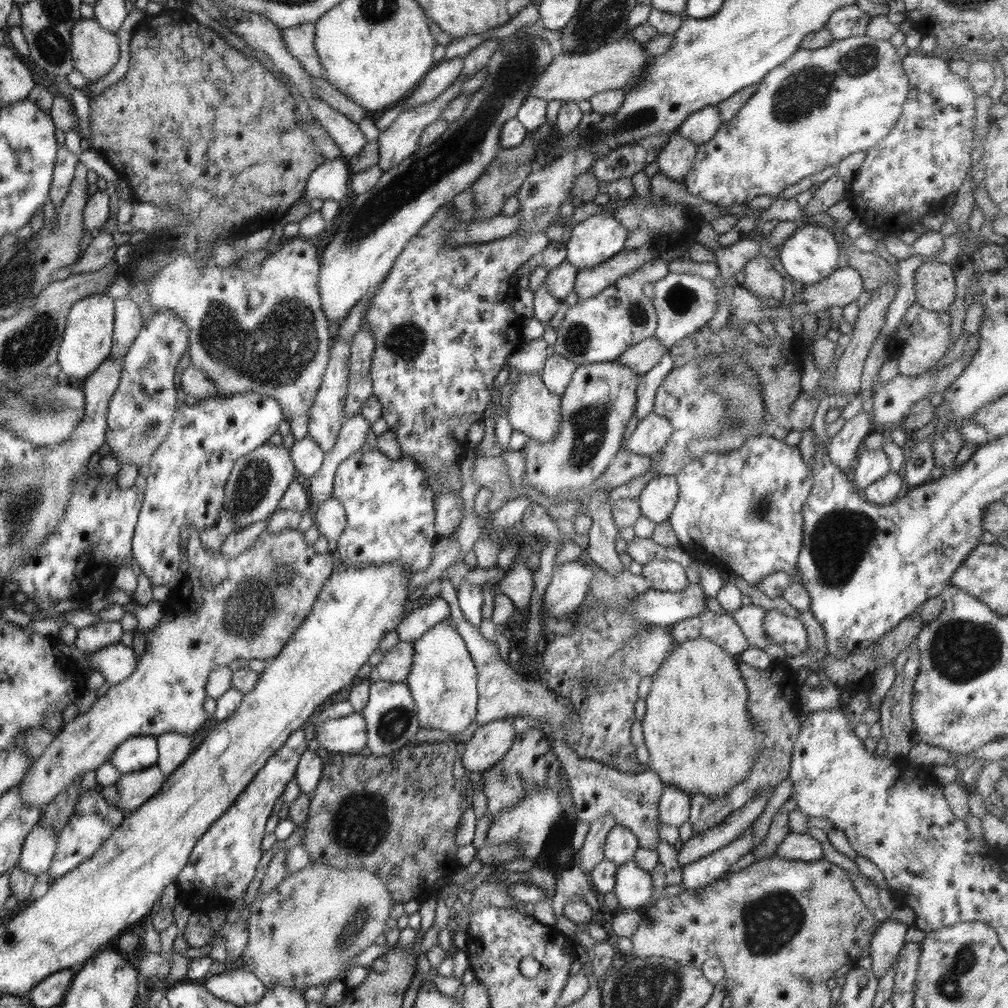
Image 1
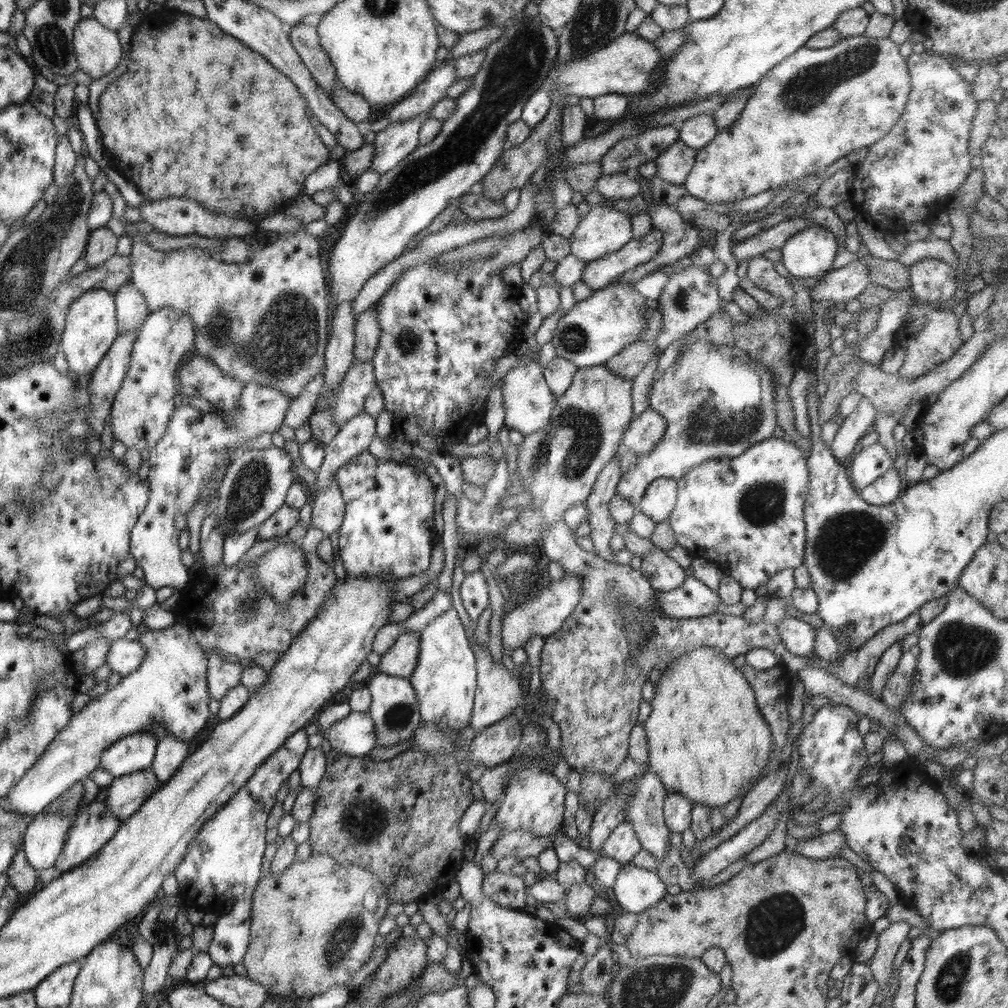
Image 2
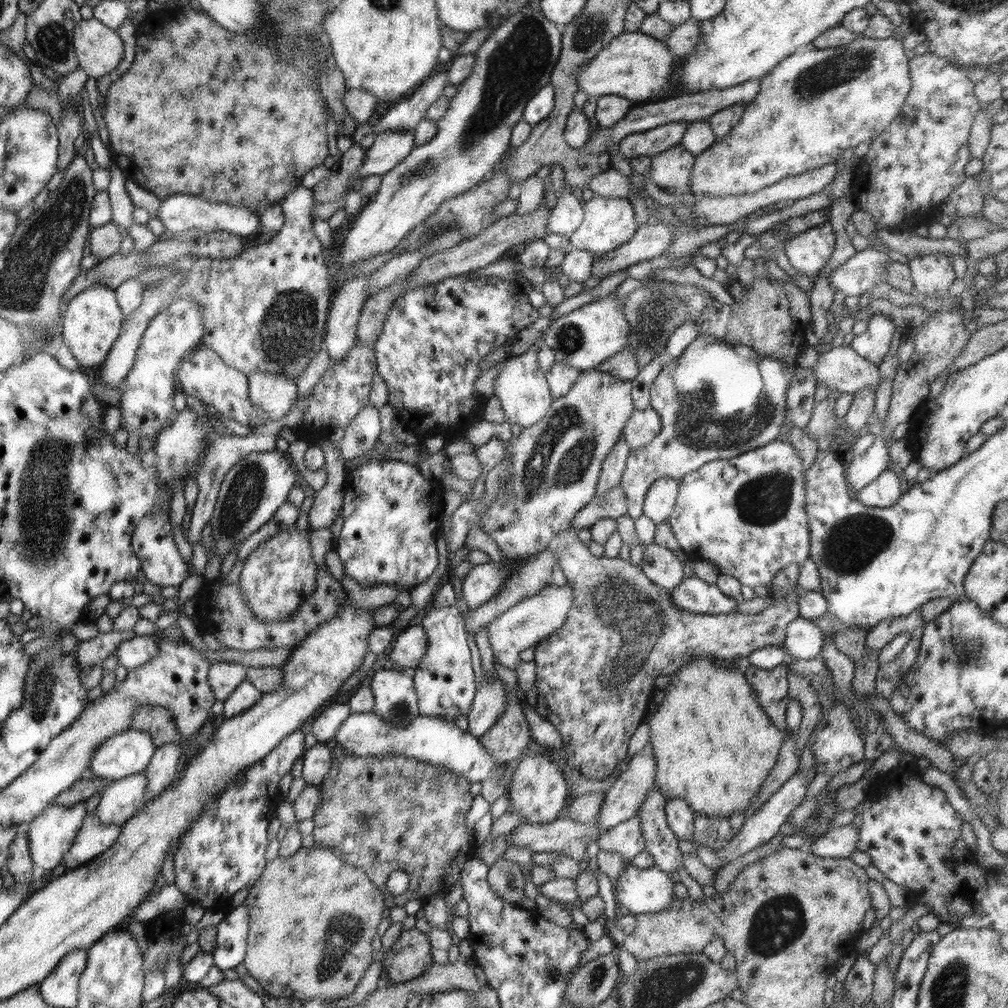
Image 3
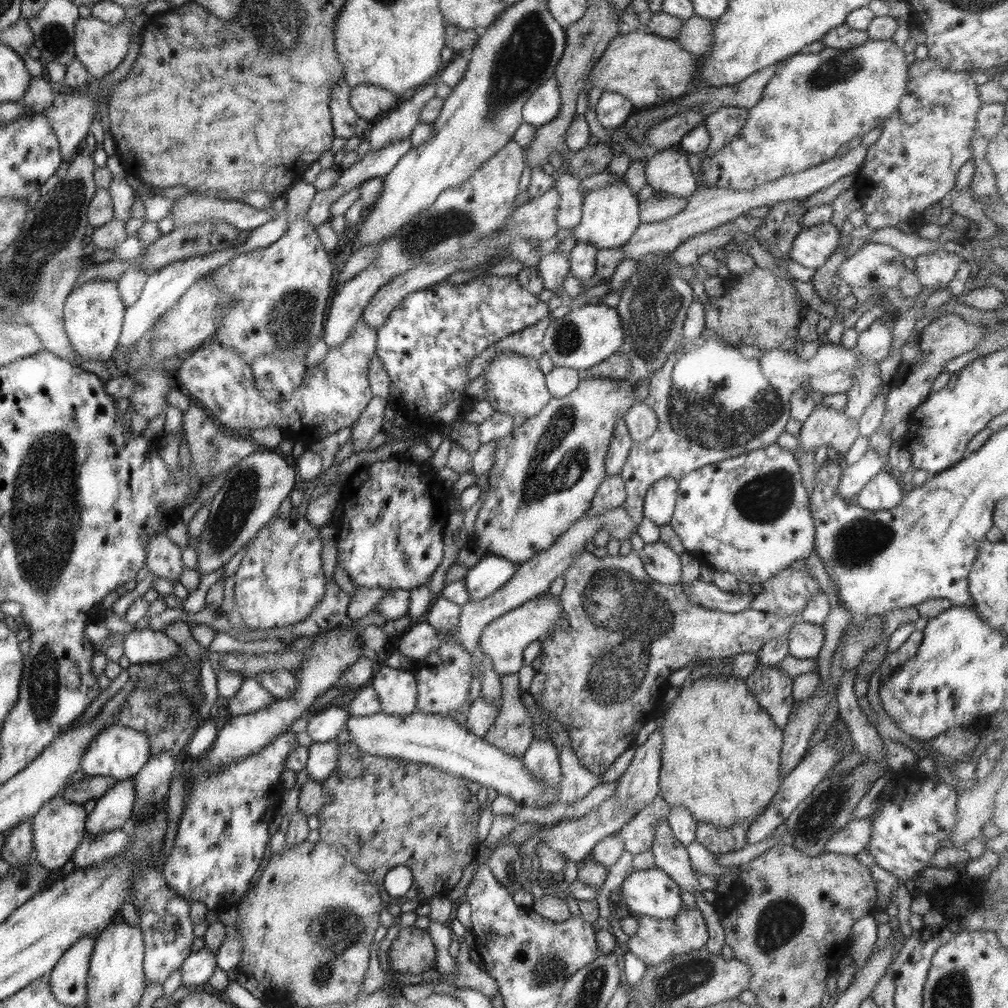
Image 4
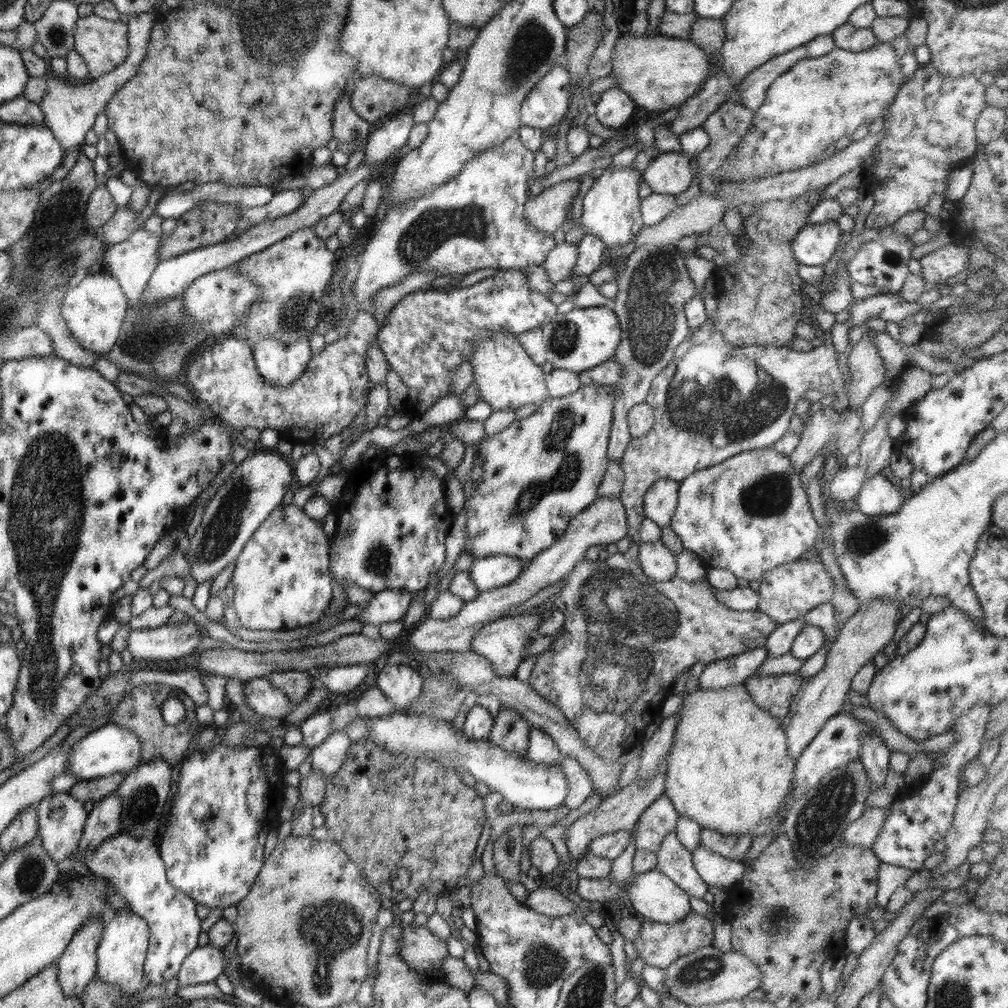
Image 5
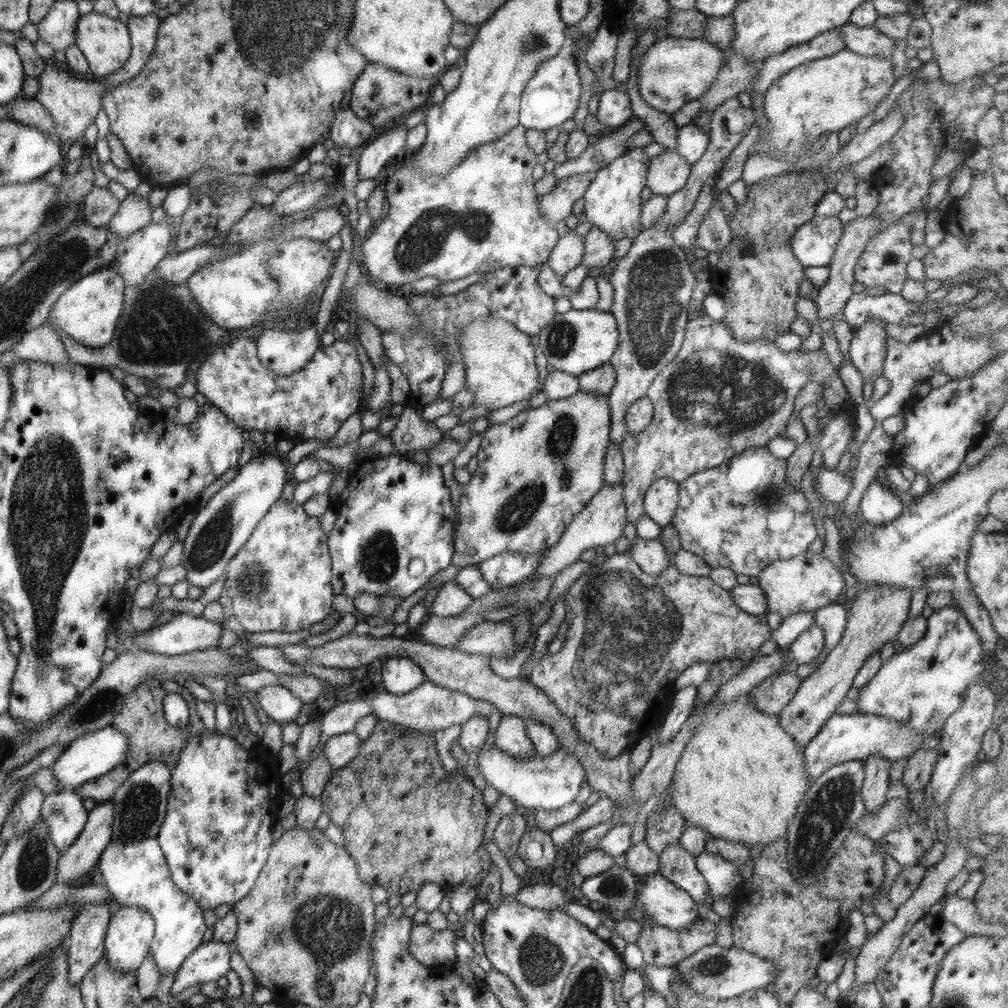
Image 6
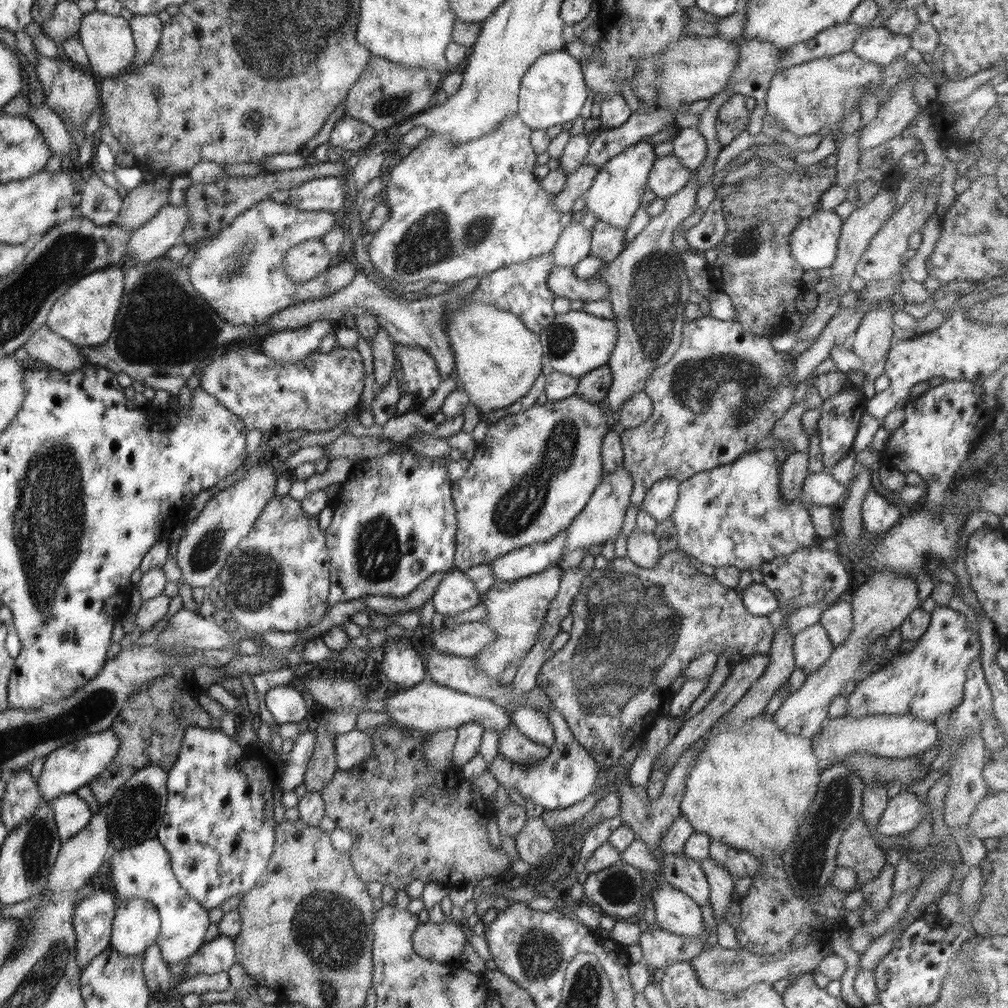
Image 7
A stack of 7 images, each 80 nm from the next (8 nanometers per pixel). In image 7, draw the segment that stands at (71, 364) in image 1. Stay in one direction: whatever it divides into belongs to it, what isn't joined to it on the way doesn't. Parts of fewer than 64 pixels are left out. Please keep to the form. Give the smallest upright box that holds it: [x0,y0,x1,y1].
[46,265,127,347]

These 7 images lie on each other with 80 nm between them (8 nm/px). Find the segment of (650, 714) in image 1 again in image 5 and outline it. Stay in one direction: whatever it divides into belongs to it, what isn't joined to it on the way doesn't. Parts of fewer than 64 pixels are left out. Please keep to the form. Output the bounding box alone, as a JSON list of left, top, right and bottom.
[664,683,796,838]

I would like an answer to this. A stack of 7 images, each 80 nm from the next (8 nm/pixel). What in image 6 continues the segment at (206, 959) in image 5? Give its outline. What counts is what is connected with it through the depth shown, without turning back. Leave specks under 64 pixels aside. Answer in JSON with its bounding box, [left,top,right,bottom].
[170,940,231,996]

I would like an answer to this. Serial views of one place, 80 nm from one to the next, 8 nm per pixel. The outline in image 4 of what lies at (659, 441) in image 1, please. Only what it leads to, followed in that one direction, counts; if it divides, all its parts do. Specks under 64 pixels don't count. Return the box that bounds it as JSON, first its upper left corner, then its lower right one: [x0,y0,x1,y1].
[623,402,658,442]

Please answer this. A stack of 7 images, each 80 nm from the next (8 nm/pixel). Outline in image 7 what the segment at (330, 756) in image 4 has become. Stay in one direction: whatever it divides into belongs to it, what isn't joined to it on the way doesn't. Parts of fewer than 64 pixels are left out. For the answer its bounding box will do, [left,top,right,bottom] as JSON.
[336,730,372,770]

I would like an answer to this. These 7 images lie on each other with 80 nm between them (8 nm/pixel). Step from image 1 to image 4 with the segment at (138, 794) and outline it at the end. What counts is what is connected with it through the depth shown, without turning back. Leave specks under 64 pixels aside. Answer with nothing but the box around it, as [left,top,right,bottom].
[88,780,135,835]

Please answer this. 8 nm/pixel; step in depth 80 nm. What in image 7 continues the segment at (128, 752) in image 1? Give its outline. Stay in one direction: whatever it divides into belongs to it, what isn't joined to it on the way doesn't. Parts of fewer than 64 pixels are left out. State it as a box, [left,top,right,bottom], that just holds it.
[36,729,120,802]

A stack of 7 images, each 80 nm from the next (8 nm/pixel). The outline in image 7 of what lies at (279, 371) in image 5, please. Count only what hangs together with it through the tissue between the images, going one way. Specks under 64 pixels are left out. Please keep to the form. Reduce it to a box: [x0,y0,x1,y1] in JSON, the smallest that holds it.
[258,319,335,362]

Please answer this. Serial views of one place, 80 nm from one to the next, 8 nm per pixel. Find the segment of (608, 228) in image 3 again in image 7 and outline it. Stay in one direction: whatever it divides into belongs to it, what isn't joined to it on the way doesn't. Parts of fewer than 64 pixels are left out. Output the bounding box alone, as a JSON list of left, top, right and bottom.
[585,141,658,231]

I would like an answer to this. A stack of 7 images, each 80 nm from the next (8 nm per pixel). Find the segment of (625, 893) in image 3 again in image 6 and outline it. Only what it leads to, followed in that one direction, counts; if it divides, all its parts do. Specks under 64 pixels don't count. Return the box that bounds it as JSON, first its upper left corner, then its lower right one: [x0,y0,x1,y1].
[637,872,700,930]

